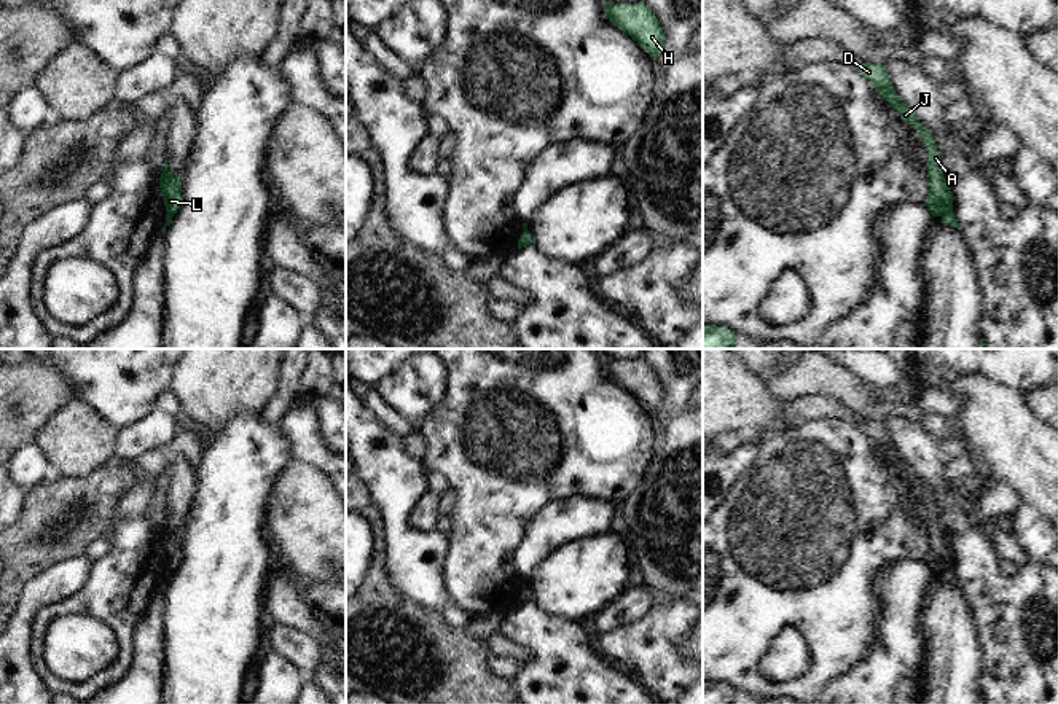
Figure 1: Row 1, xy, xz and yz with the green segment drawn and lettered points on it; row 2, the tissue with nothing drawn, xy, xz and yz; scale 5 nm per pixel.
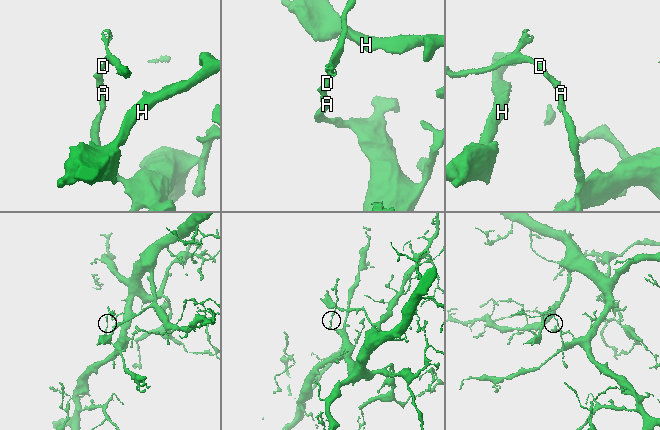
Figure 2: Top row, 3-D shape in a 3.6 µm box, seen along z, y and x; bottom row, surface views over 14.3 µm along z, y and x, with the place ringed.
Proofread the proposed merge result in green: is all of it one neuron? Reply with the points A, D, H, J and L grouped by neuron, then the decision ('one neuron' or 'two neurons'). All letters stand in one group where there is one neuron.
A D J L / H | two neurons

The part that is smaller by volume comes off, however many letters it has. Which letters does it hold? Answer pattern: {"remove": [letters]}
{"remove": ["A", "D", "J", "L"]}

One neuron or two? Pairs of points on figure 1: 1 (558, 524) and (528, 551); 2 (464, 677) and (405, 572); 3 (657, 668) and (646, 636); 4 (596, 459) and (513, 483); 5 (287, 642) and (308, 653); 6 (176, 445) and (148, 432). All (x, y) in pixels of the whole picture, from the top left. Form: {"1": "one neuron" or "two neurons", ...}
{"1": "one neuron", "2": "two neurons", "3": "one neuron", "4": "one neuron", "5": "one neuron", "6": "two neurons"}

